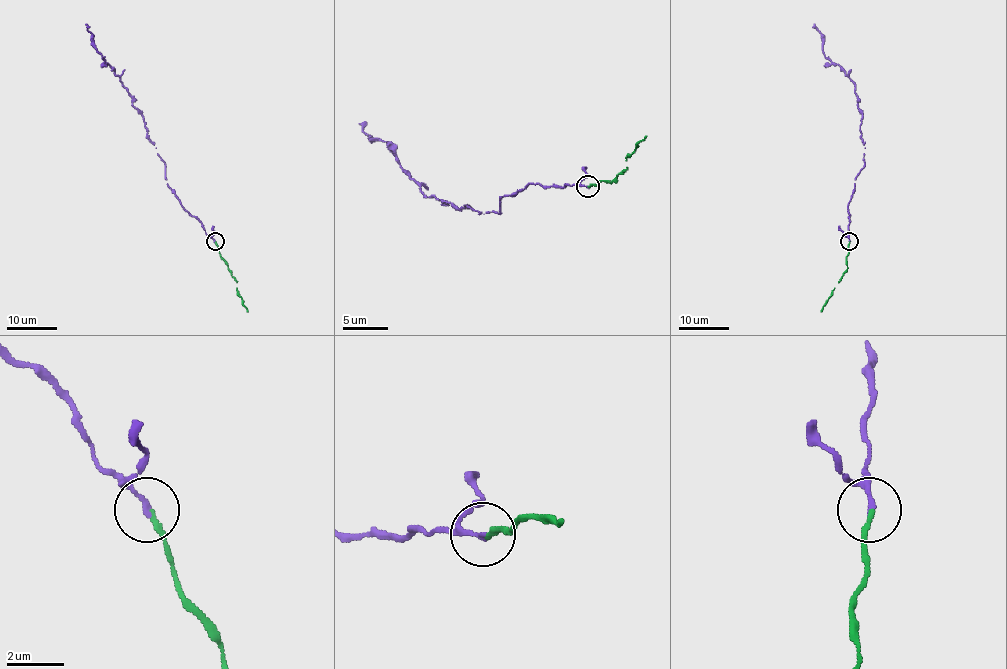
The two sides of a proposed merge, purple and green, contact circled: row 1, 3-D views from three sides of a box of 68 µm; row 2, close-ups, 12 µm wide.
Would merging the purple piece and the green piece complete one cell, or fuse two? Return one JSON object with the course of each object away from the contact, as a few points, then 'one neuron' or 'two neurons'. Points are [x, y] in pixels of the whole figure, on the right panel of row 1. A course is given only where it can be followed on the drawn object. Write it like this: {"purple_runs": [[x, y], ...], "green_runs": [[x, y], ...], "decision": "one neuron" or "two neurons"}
{"purple_runs": [[849, 241], [847, 208], [856, 175], [864, 167], [861, 110], [855, 84], [825, 55], [822, 35], [813, 24]], "green_runs": [[849, 241], [847, 269], [821, 312]], "decision": "one neuron"}

